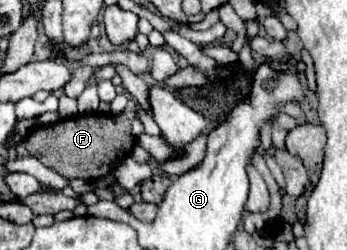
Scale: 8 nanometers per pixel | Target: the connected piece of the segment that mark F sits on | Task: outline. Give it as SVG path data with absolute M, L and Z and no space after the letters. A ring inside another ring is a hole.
M128 101L126 109L120 115L80 115L72 119L62 119L54 125L34 127L24 145L30 155L40 159L46 167L58 171L66 179L84 179L94 181L106 175L112 167L112 161L120 157L120 153L130 153L134 147L134 137L130 131L130 123L136 117L136 101Z

